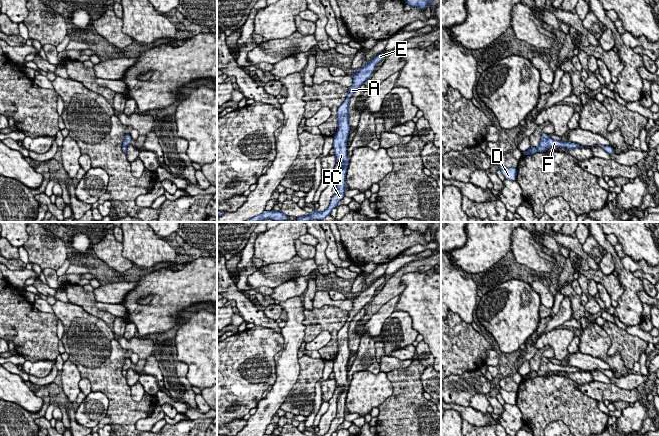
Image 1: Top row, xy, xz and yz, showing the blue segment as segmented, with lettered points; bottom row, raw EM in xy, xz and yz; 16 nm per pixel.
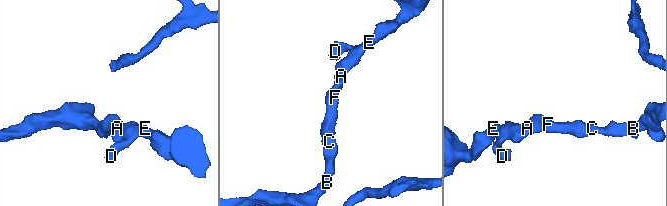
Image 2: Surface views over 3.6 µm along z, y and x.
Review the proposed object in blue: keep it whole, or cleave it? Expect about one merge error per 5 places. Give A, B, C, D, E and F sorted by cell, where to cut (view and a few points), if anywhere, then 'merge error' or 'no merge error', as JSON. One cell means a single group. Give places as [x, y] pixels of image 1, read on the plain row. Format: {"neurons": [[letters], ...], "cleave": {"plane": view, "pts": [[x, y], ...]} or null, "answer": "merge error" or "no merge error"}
{"neurons": [["A", "B", "C", "D", "E", "F"]], "cleave": null, "answer": "no merge error"}

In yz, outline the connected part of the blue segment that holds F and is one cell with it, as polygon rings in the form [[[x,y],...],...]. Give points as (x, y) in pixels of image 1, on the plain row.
[[[542,357],[539,370],[537,372],[530,371],[527,375],[522,377],[522,380],[527,380],[530,378],[534,378],[536,376],[544,376],[549,372],[575,373],[575,372],[583,372],[583,370],[580,370],[572,366],[553,364],[551,361],[548,360],[548,358]]]

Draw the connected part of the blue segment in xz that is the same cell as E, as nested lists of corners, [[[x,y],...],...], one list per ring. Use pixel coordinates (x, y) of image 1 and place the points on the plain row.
[[[384,276],[374,281],[369,287],[365,287],[359,295],[352,299],[353,309],[348,312],[348,319],[345,325],[338,331],[338,353],[333,362],[334,379],[336,387],[342,387],[343,390],[337,400],[337,413],[335,419],[332,421],[328,432],[323,436],[331,436],[337,431],[337,427],[344,421],[346,410],[346,396],[349,388],[347,380],[347,364],[349,360],[350,350],[349,343],[349,326],[354,316],[369,302],[371,302],[377,288],[385,282]]]

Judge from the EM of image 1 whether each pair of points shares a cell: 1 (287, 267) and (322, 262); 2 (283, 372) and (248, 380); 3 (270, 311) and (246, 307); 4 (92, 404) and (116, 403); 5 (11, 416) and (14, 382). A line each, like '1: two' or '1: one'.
1: two
2: two
3: two
4: two
5: two

